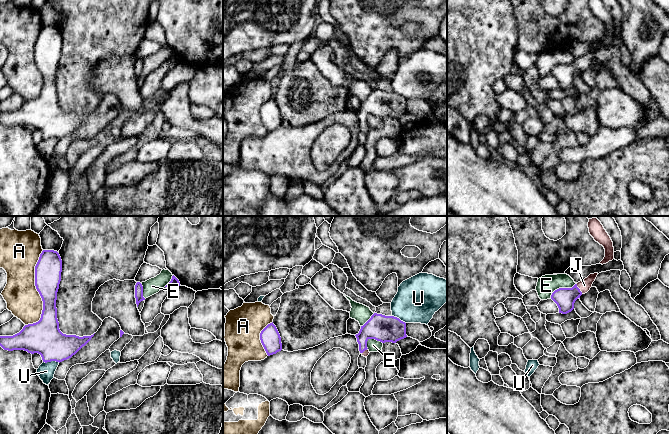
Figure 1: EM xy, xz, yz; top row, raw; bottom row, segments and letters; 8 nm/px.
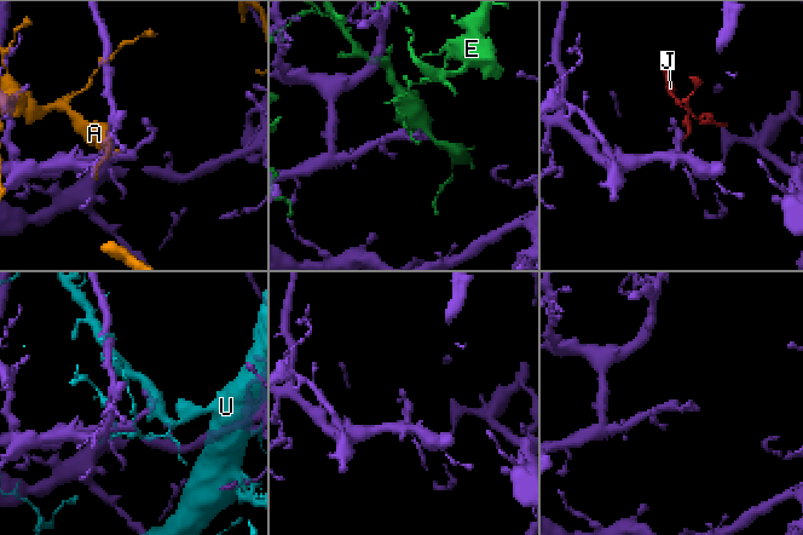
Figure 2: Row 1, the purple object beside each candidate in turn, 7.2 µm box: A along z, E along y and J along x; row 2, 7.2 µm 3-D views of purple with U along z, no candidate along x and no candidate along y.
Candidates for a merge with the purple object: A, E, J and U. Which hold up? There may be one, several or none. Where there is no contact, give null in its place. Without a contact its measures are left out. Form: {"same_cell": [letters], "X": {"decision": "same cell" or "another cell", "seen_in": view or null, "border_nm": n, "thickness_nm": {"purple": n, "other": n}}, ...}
{"same_cell": ["J"], "A": {"decision": "another cell", "seen_in": "xy", "border_nm": 650, "thickness_nm": {"purple": 220, "other": 280}}, "E": {"decision": "another cell", "seen_in": "yz", "border_nm": 240, "thickness_nm": {"purple": 160, "other": 160}}, "J": {"decision": "same cell", "seen_in": "yz", "border_nm": 100, "thickness_nm": {"purple": 160, "other": 90}}, "U": {"decision": "another cell", "seen_in": "xy", "border_nm": 140, "thickness_nm": {"purple": 280, "other": 140}}}

